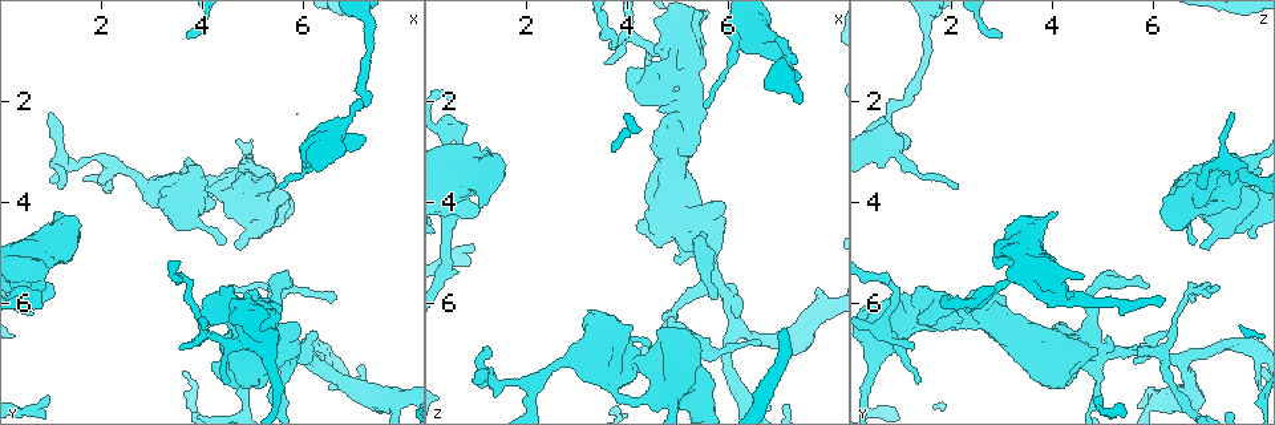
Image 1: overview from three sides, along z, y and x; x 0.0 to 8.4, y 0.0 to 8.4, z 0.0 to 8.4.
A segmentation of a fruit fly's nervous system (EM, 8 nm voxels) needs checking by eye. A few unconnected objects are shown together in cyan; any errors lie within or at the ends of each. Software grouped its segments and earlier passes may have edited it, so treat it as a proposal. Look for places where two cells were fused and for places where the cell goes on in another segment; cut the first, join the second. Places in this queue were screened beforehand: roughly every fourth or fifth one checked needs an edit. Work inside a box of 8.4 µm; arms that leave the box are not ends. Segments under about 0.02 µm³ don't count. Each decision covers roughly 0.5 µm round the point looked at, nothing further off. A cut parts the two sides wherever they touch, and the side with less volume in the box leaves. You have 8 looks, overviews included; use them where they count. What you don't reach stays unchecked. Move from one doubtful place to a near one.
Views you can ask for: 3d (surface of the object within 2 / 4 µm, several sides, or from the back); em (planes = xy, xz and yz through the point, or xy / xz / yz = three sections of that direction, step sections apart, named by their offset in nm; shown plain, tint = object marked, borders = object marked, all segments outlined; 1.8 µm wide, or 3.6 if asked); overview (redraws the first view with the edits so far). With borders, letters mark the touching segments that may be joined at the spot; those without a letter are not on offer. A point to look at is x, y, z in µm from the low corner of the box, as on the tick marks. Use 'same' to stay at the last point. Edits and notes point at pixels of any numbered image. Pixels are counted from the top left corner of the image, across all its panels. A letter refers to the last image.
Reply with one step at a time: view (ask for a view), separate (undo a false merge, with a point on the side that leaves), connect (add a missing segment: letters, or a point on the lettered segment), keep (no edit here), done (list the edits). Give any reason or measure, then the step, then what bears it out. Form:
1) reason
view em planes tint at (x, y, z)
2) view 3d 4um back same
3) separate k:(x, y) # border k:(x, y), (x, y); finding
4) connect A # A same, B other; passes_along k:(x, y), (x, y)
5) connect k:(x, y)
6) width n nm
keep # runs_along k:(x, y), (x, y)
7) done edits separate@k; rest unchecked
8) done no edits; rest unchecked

thin end
view 3d 2um back at (1.10, 4.20, 4.05)

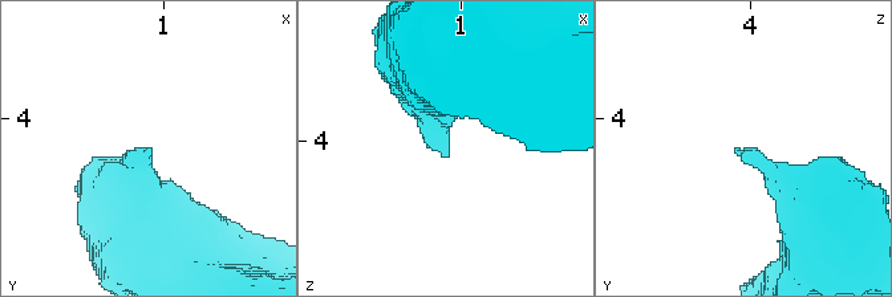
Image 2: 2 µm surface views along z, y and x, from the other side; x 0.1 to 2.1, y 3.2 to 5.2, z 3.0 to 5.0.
need the tissue
view em planes borders at (1.08, 4.18, 4.12)

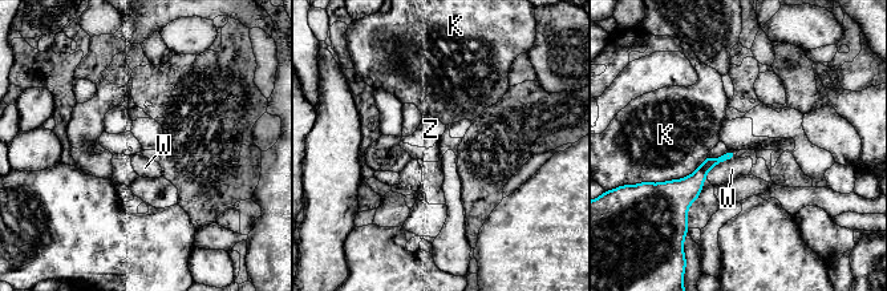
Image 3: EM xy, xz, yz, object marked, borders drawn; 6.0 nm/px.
longest_contact K 360 nm
keep # K other, W other, Z other; border 3:(726, 152), (717, 157), (708, 157); none of them fits

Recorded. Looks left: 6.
abrupt turn
view 3d 4um at (5.30, 6.90, 4.70)

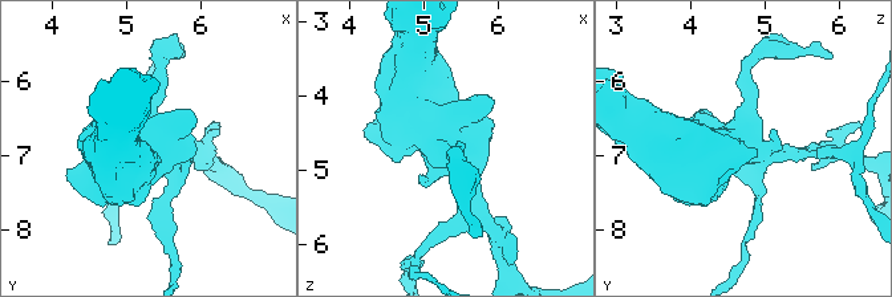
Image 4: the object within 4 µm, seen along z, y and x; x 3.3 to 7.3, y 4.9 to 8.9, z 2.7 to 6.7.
now the EM
view em 3.6um planes borders at (5.40, 6.80, 4.65)

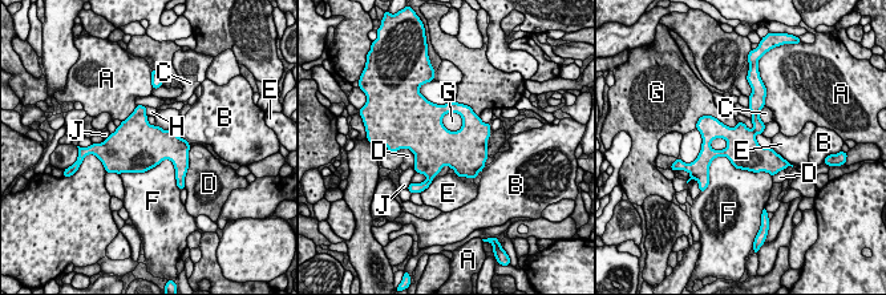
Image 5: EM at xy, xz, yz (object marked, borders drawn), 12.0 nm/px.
width 400 nm
keep # A other, B other, C other, D other, E other, F other, G other, H other, J other; one cell here

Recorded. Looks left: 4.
sudden change in width
view 3d 4um at (5.10, 6.30, 2.30)

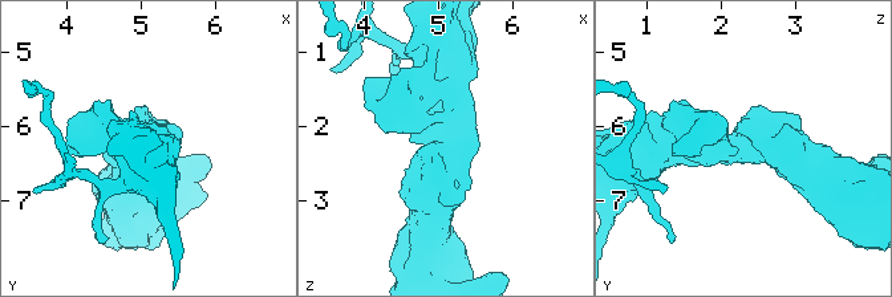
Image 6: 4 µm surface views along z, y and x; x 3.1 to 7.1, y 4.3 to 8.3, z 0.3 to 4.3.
arms 4
view em 3.6um planes plain at (5.10, 6.30, 2.30)

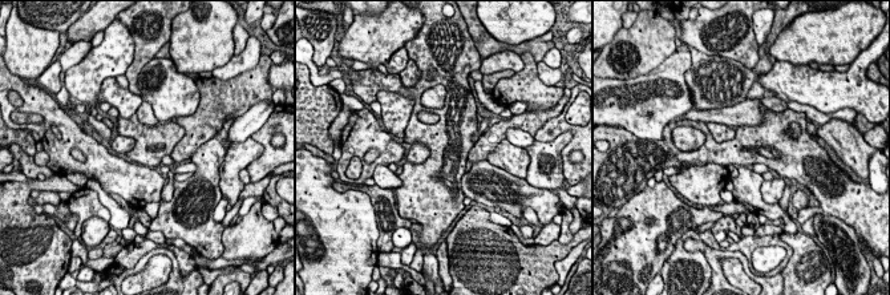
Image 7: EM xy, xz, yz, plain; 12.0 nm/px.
what lies round it
view em 3.6um planes borders same

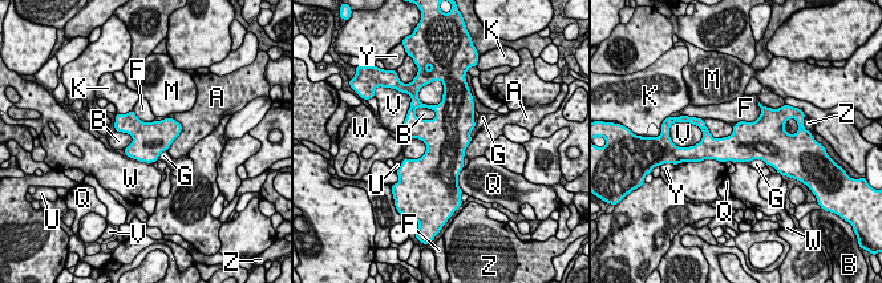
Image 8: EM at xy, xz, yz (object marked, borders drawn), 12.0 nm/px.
keep # A other, B other, F other, G other, K other, M other, Q other, U other, V other, W other, Y other, Z other; border 8:(413, 110), (423, 118), (436, 117); continuous, no second cell

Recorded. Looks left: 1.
done no edits; rest unchecked

